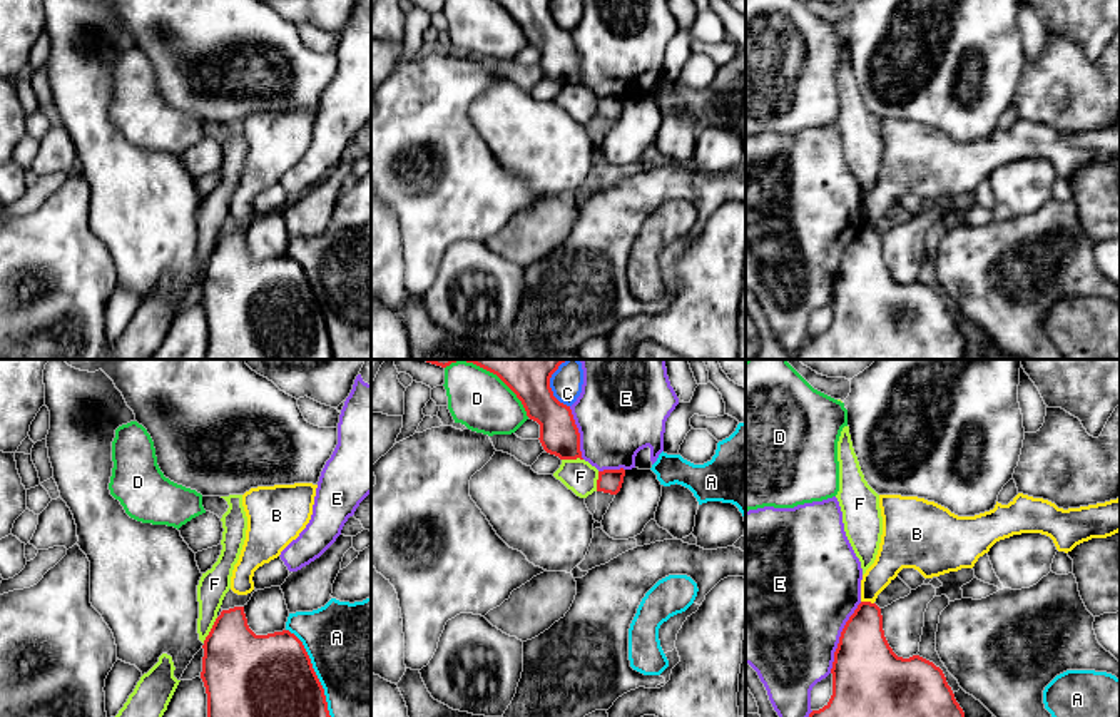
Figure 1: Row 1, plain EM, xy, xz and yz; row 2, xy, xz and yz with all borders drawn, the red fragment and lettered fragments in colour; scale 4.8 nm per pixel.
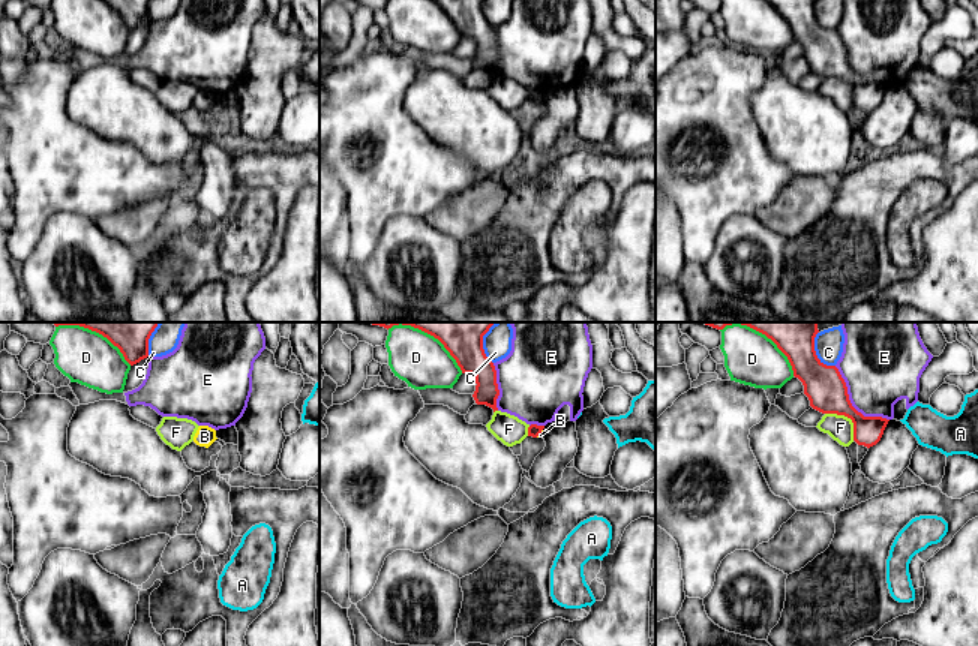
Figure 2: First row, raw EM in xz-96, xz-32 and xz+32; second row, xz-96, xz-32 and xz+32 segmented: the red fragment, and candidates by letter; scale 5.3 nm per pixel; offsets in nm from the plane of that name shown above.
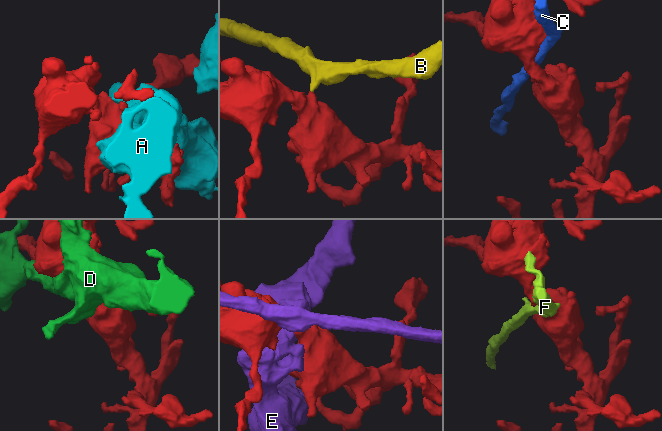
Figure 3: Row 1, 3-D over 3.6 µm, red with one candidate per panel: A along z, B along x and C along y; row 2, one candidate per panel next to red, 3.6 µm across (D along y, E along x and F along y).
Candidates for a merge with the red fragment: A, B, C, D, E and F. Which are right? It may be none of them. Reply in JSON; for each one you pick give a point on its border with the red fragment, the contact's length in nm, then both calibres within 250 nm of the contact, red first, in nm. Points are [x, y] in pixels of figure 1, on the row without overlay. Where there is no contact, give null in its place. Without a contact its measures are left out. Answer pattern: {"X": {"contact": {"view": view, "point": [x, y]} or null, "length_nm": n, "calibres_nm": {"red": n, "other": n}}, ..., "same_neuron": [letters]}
{"same_neuron": []}

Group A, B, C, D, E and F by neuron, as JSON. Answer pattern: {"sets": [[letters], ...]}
{"sets": [["A"], ["B"], ["C"], ["D"], ["E"], ["F"]]}

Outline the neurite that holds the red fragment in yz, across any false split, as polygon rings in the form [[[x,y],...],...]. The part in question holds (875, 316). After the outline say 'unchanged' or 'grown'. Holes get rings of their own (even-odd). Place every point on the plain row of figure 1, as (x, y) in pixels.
[[[861,227],[846,247],[832,287],[832,321],[829,328],[812,336],[792,359],[963,359],[965,338],[955,324],[951,313],[939,292],[933,287],[913,281],[898,282],[889,272],[881,234],[871,227]]]; unchanged

